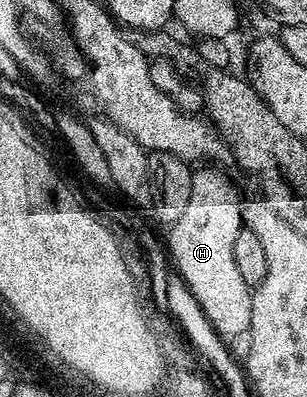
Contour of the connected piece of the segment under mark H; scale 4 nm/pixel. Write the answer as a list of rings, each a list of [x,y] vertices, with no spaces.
[[[197,167],[193,169],[191,199],[187,202],[187,208],[183,211],[183,215],[179,215],[179,219],[175,224],[168,226],[167,233],[169,233],[169,245],[167,244],[167,253],[171,258],[172,268],[183,280],[185,280],[185,286],[191,291],[191,295],[195,295],[195,299],[199,303],[203,315],[207,315],[207,319],[212,323],[213,330],[216,331],[222,339],[232,339],[235,335],[247,333],[249,331],[249,324],[251,323],[251,303],[253,302],[253,289],[247,283],[243,283],[243,275],[239,275],[239,267],[235,267],[235,253],[233,251],[235,235],[239,235],[239,231],[243,227],[243,200],[241,201],[240,195],[237,194],[236,187],[229,182],[227,174],[220,173],[217,169],[201,168],[205,167]]]

